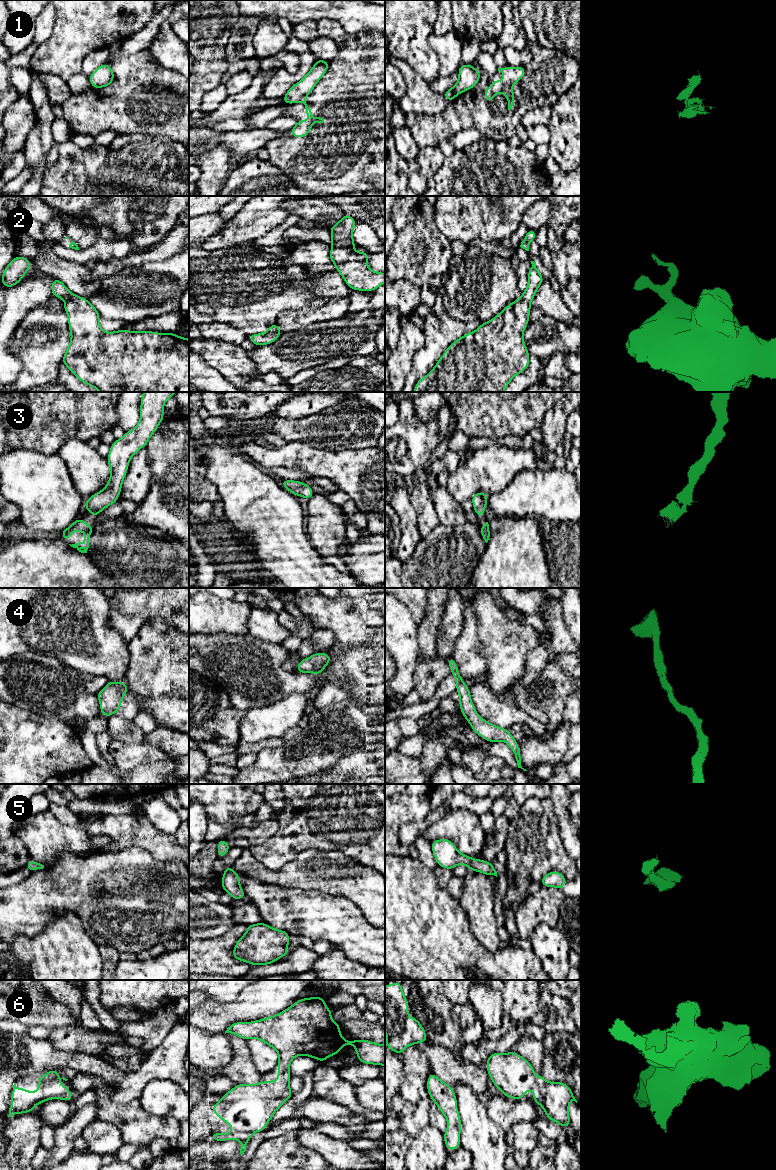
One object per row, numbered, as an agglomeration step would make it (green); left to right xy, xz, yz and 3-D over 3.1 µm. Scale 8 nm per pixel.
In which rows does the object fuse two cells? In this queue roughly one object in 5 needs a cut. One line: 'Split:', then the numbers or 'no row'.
Split: 1

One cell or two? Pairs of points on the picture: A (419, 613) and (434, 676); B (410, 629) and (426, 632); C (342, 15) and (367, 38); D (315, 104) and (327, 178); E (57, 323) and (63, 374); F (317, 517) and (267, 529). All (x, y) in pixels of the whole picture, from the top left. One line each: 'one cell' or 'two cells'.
A: two cells
B: two cells
C: two cells
D: one cell
E: two cells
F: two cells

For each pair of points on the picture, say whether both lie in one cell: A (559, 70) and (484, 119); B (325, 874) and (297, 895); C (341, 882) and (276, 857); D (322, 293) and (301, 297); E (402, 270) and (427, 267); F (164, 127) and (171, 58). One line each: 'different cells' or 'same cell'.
A: same cell
B: different cells
C: different cells
D: same cell
E: same cell
F: different cells

